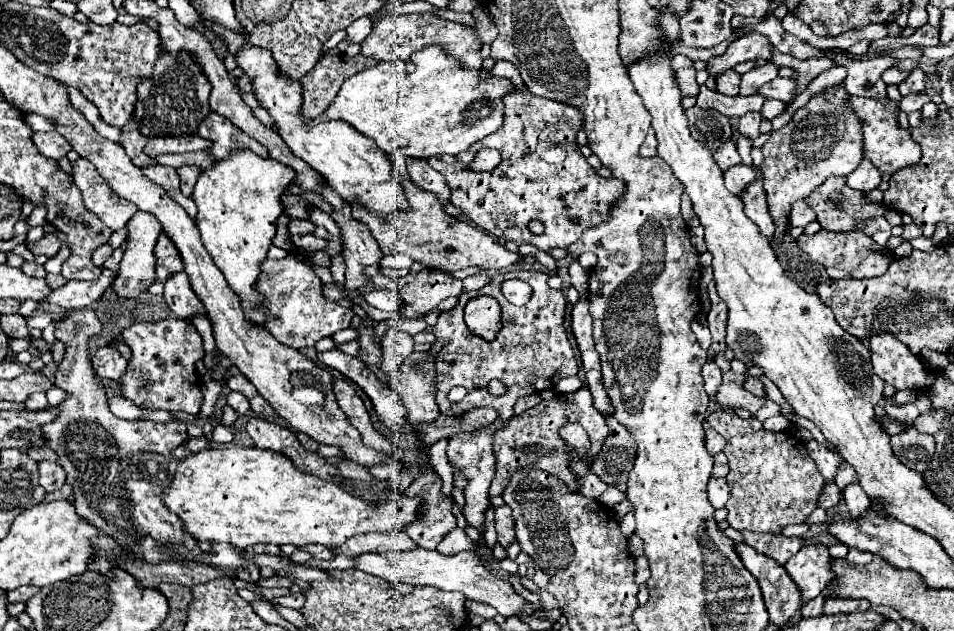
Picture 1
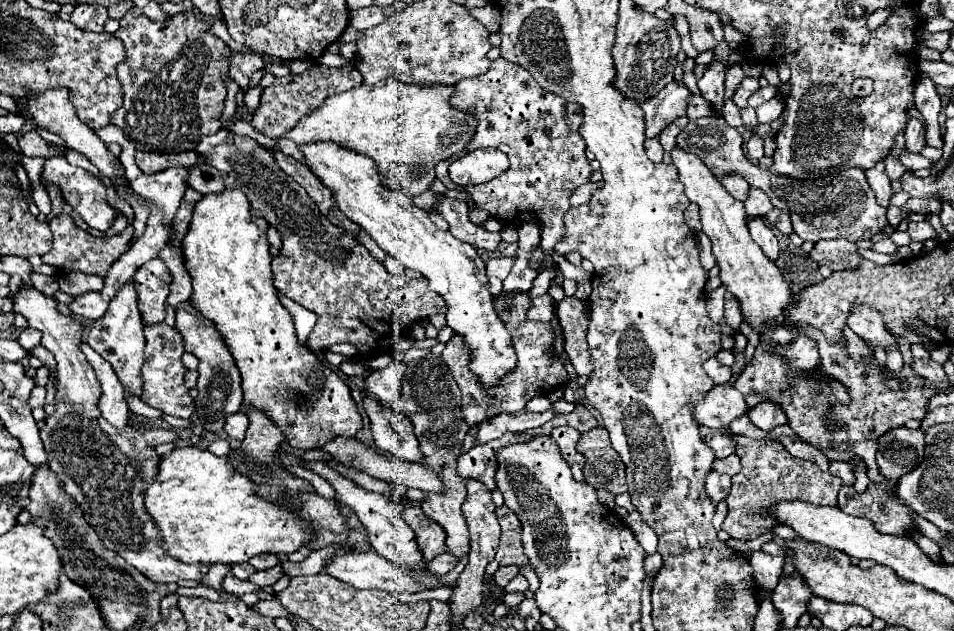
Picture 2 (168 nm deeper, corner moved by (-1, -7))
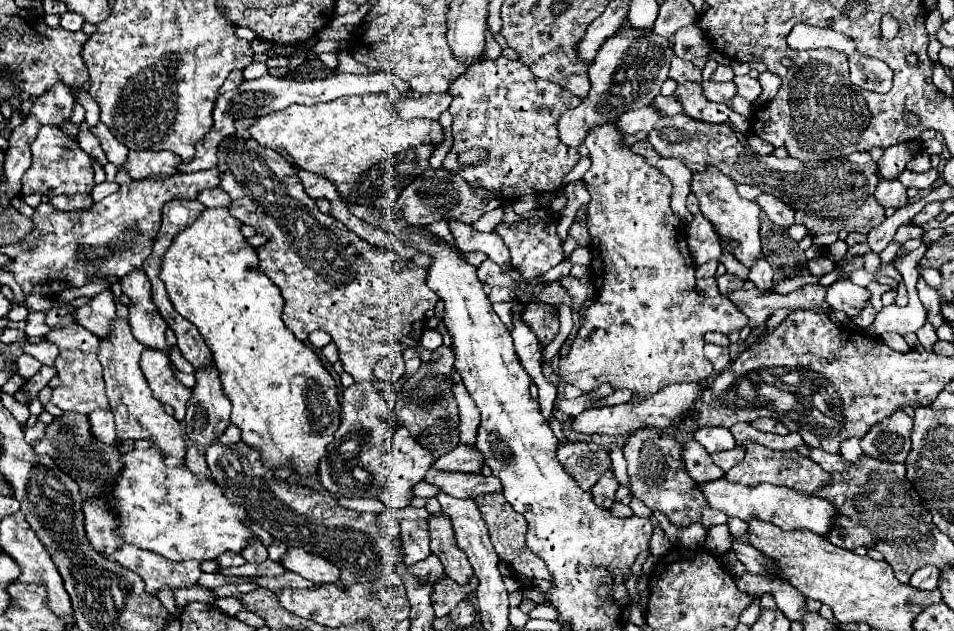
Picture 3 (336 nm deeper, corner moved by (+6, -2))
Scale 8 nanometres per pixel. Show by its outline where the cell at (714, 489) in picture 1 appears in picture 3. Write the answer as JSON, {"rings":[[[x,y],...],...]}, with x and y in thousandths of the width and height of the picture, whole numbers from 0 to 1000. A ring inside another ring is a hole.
{"rings":[[[729,696],[714,702],[714,721],[718,731],[718,743],[722,756],[731,765],[752,762],[752,756],[758,756],[758,746],[747,734],[745,721],[739,715],[737,705],[731,705]]]}

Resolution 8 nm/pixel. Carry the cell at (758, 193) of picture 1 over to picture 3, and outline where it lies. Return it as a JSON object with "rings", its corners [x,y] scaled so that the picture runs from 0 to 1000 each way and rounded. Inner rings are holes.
{"rings":[[[798,410],[798,414],[794,414],[791,420],[789,420],[789,426],[785,429],[785,445],[789,445],[791,448],[791,455],[798,461],[798,464],[804,464],[804,461],[808,461],[808,455],[810,455],[810,426],[808,426],[808,420],[802,414],[802,410]]]}

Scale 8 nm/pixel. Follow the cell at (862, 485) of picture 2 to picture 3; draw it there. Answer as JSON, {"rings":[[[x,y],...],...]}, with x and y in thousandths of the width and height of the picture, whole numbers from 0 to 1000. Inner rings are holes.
{"rings":[[[890,696],[890,699],[884,699],[882,702],[882,721],[890,731],[898,731],[903,724],[903,708],[900,708],[900,696]]]}

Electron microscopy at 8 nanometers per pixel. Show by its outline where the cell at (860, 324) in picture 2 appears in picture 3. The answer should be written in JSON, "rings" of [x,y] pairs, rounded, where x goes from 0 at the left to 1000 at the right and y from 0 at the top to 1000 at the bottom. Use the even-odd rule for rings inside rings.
{"rings":[[[890,442],[875,445],[869,455],[867,477],[871,490],[879,490],[890,502],[896,502],[911,480],[911,461],[907,455],[894,452]]]}

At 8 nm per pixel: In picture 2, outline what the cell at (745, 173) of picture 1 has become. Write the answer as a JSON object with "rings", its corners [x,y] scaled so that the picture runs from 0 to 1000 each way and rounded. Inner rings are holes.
{"rings":[[[786,295],[786,301],[784,301],[784,314],[780,317],[780,330],[782,330],[782,336],[784,339],[788,339],[788,342],[801,342],[801,339],[805,339],[807,333],[809,333],[809,323],[807,323],[807,314],[797,301],[797,298],[790,298],[790,295]]]}

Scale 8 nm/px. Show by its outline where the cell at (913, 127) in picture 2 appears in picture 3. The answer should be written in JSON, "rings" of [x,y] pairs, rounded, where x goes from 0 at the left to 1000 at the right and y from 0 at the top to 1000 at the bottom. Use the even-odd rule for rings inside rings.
{"rings":[[[944,227],[938,233],[932,233],[926,249],[921,252],[921,277],[928,284],[940,284],[942,274],[949,271],[949,258],[955,252],[953,242],[955,227]]]}

